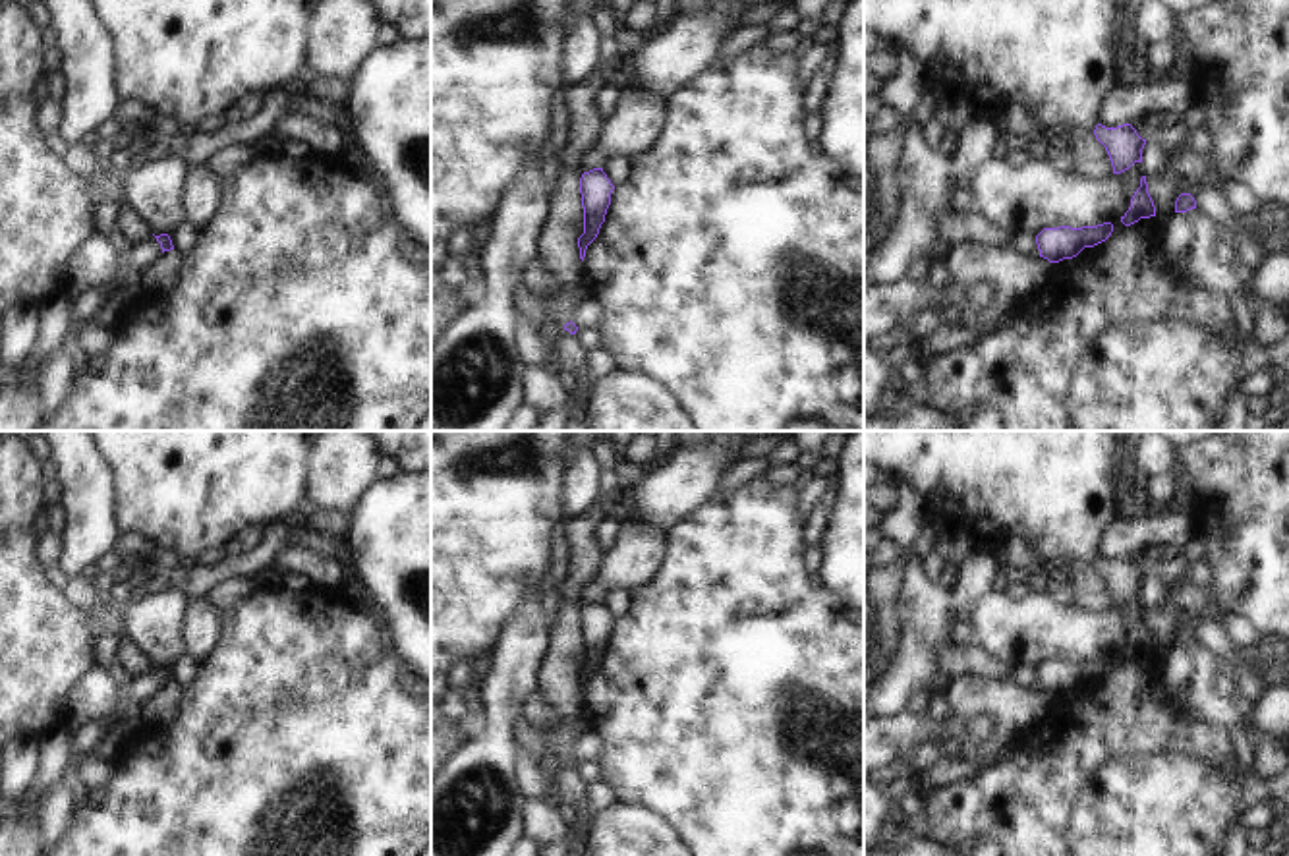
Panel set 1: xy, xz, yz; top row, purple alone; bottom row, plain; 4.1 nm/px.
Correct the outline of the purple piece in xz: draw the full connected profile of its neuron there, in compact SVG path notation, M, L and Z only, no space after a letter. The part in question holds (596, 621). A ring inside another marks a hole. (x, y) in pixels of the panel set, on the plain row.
M593 601L589 605L584 605L580 611L584 667L578 671L578 680L582 694L586 690L587 678L597 671L599 661L605 655L613 622L615 618L611 616L603 601Z

